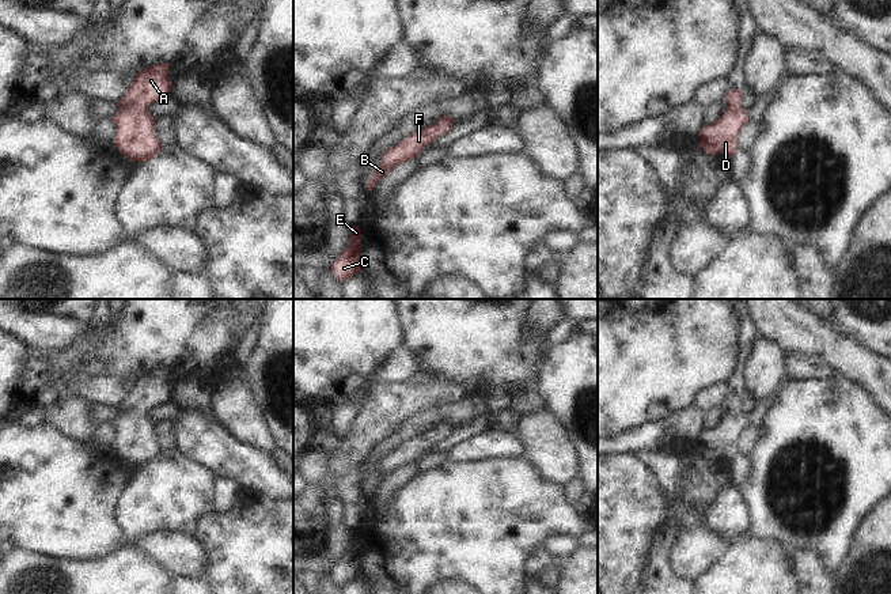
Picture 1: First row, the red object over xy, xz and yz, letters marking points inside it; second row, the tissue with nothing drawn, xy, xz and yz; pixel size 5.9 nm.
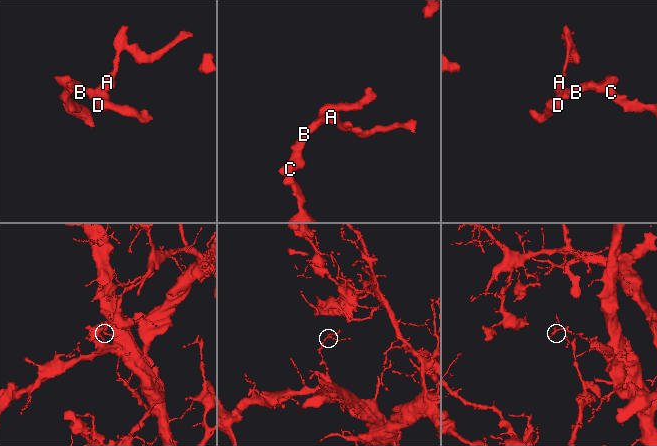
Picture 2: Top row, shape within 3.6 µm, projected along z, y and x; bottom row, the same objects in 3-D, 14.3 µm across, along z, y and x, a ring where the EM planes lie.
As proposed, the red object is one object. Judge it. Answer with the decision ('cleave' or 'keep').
keep

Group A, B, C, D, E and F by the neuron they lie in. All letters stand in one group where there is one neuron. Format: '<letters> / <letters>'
A B C D E F

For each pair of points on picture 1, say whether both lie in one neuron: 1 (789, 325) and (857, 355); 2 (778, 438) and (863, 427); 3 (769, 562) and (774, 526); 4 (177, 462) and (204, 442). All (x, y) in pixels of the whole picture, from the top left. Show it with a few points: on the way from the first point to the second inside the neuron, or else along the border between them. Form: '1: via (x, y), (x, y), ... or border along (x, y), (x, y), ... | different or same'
1: via (806, 335), (822, 339), (841, 352) | same
2: via (799, 435), (842, 432) | same
3: border along (750, 536), (783, 544), (792, 549) | different
4: border along (177, 447), (213, 473) | different

